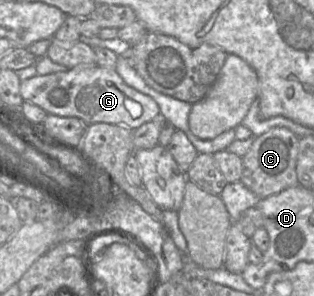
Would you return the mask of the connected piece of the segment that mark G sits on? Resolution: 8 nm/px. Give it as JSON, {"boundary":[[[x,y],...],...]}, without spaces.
{"boundary":[[[75,66],[66,72],[35,75],[21,81],[21,96],[24,101],[43,108],[49,114],[77,117],[88,125],[109,123],[136,129],[160,116],[158,104],[148,95],[127,85],[115,69],[94,66]]]}

